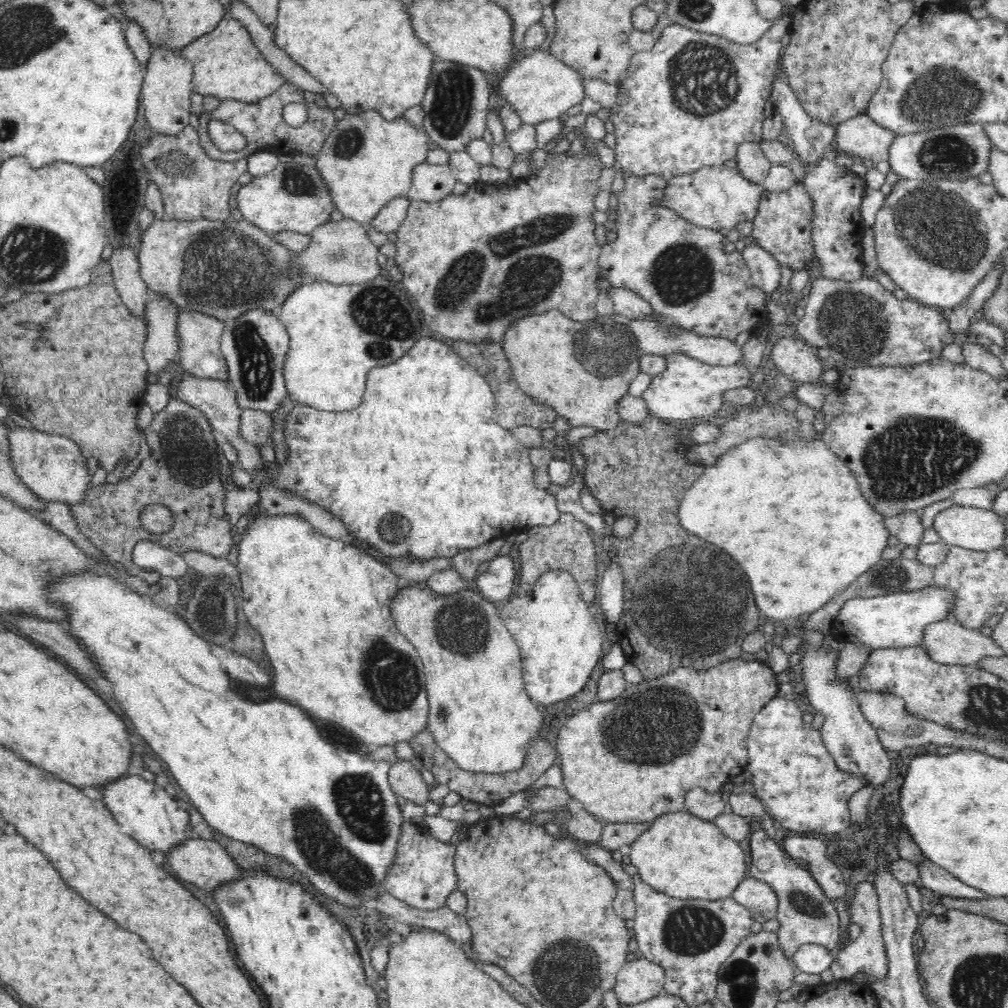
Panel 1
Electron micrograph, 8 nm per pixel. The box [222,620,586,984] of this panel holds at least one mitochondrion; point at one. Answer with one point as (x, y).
(361, 813)

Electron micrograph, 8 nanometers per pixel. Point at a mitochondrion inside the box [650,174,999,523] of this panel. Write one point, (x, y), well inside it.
(910, 459)

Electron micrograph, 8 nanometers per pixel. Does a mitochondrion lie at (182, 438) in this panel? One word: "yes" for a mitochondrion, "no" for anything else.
yes

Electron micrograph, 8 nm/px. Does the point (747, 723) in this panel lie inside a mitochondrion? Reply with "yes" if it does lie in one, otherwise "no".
no

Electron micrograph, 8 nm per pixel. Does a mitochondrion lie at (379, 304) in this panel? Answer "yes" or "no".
yes

